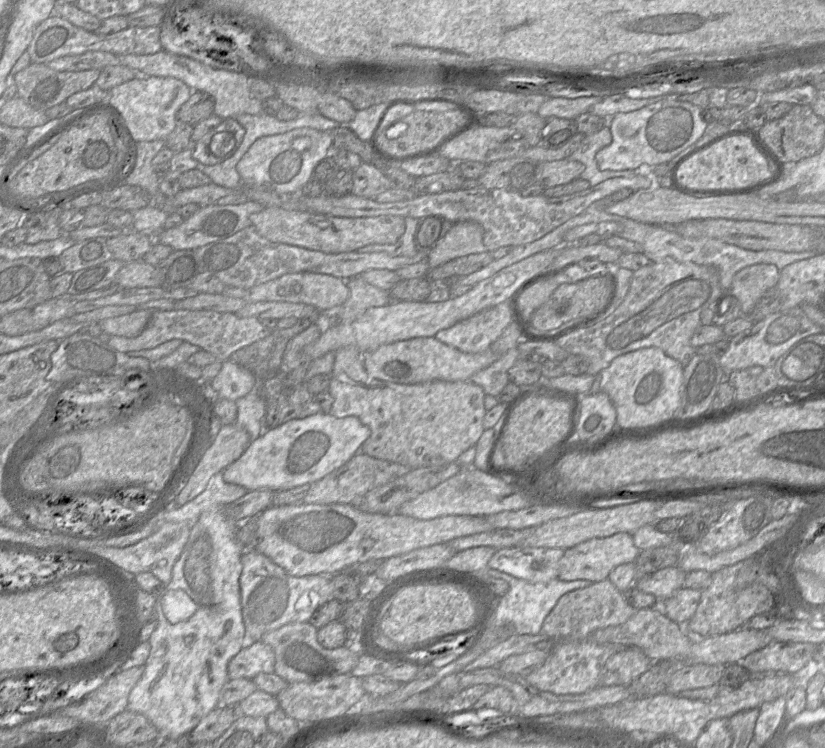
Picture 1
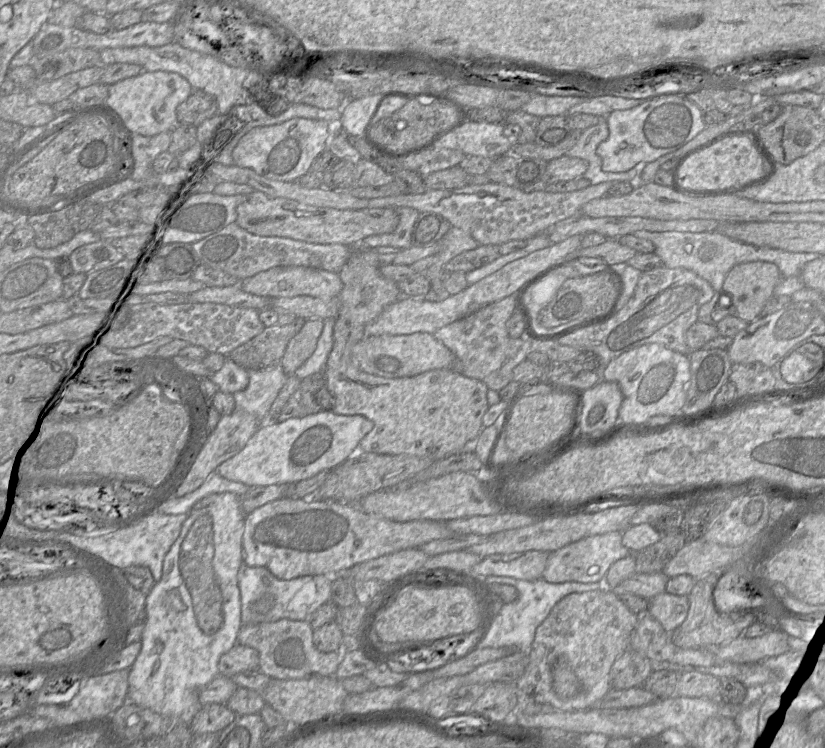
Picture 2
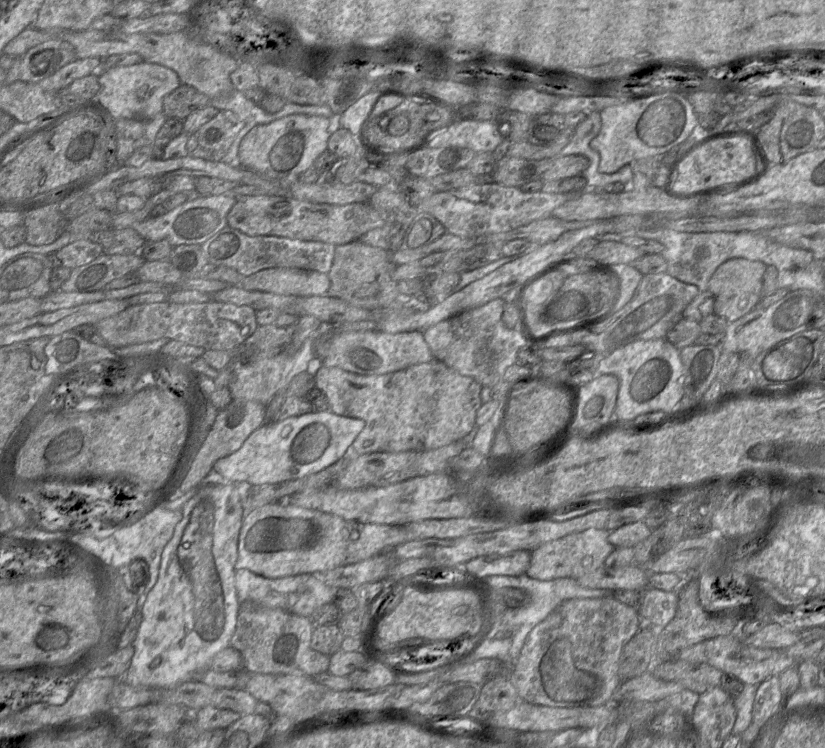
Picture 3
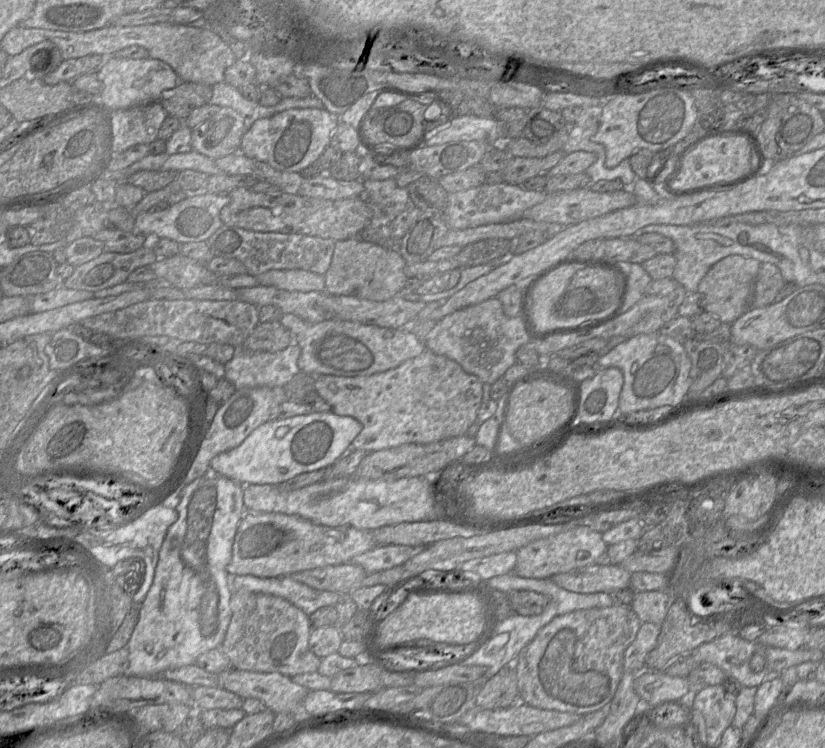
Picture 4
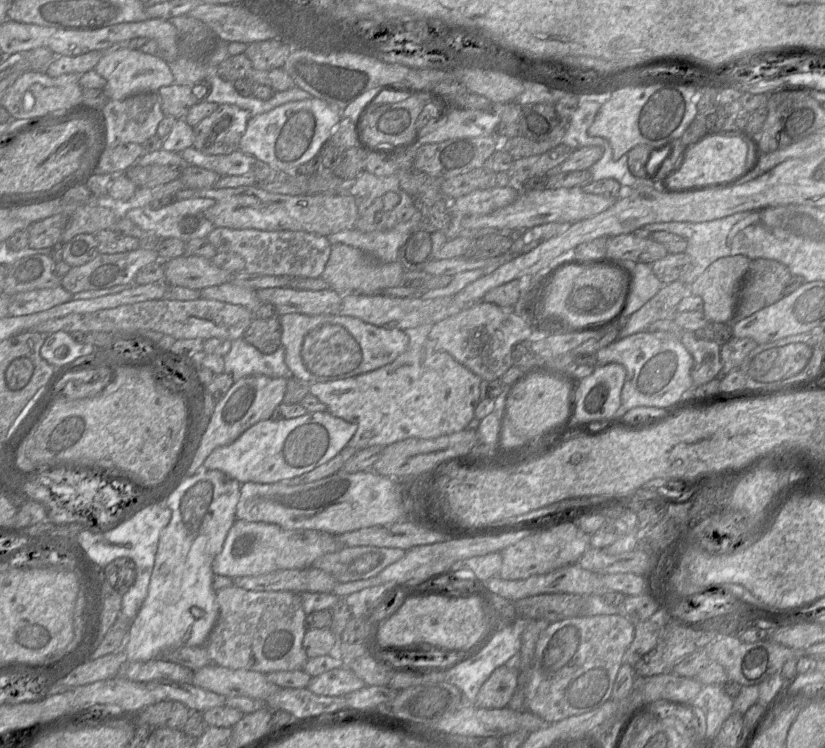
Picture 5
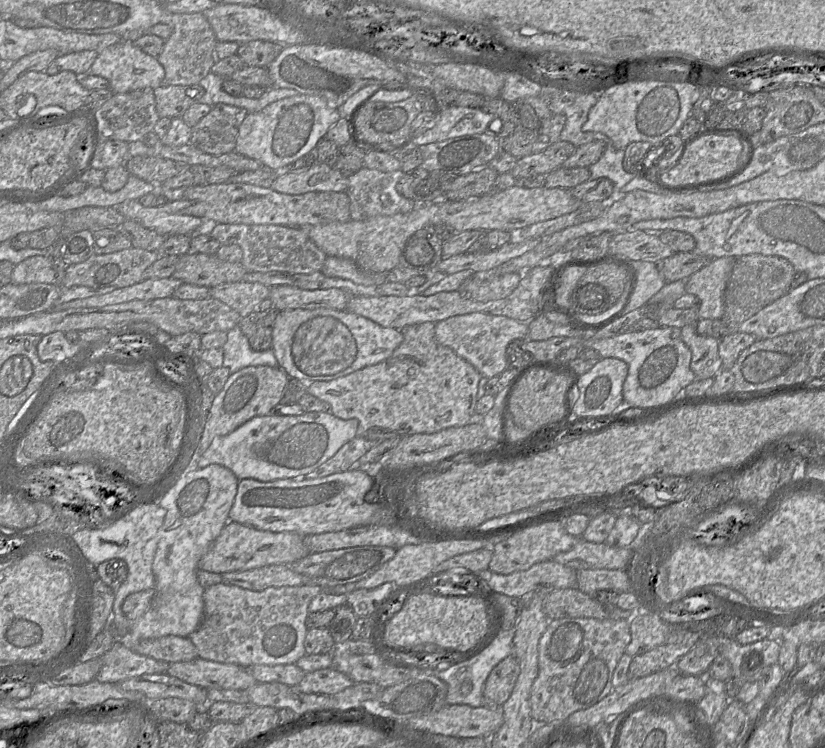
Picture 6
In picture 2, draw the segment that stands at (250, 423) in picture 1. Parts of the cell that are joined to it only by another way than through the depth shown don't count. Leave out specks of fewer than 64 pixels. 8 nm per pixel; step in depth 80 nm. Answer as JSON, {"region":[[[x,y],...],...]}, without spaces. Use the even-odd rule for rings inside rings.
{"region":[[[281,364],[260,370],[247,370],[249,384],[242,390],[233,393],[238,410],[255,416],[259,423],[266,421],[267,413],[279,391],[287,381]]]}

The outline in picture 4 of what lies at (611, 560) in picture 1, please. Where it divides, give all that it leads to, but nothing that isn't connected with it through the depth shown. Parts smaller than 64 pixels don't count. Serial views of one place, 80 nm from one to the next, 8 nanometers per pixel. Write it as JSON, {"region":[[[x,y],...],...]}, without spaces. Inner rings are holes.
{"region":[[[588,525],[577,526],[556,535],[534,540],[516,551],[517,561],[513,573],[524,578],[548,579],[587,565],[605,561],[608,545],[602,539],[602,533]]]}

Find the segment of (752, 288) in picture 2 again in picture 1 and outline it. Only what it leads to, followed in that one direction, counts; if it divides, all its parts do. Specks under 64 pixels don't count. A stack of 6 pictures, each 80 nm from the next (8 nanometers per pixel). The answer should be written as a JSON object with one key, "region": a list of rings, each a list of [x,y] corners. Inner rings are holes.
{"region":[[[754,264],[739,270],[733,277],[730,293],[735,296],[741,306],[743,315],[750,315],[757,302],[764,296],[765,291],[777,285],[781,271],[774,264]]]}

